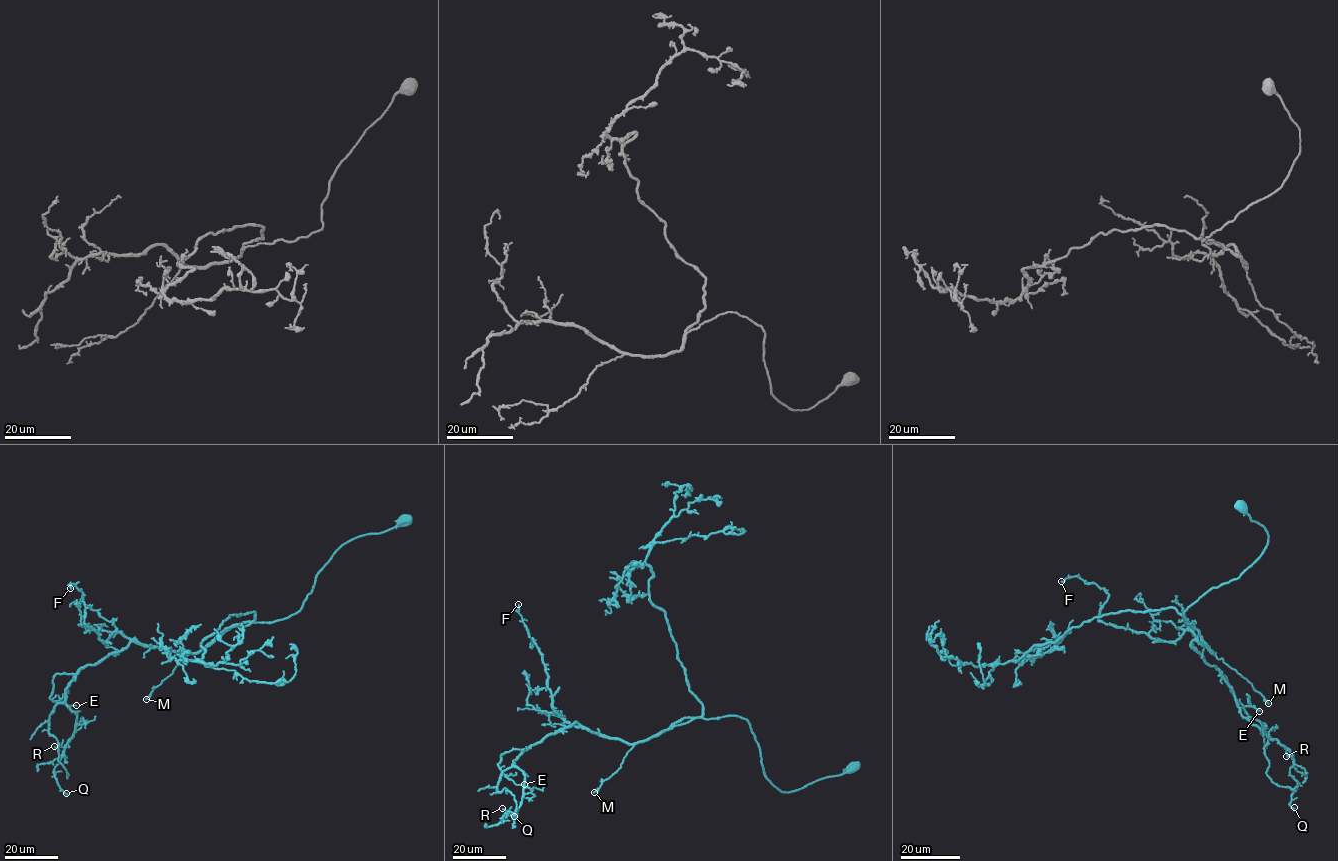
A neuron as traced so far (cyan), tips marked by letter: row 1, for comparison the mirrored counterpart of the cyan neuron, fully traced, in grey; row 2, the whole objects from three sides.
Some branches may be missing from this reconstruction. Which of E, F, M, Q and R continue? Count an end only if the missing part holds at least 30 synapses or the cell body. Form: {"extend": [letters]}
{"extend": []}

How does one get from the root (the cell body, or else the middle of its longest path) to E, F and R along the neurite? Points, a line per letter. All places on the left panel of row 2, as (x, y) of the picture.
E: (405, 518), (343, 543), (286, 618), (231, 627), (188, 654), (131, 641), (56, 673), (50, 697), (76, 705)
F: (405, 518), (343, 543), (298, 612), (231, 627), (195, 652), (119, 632), (104, 642), (70, 588)
R: (405, 518), (343, 543), (286, 618), (188, 654), (131, 641), (82, 667), (66, 689), (74, 734), (54, 746)

